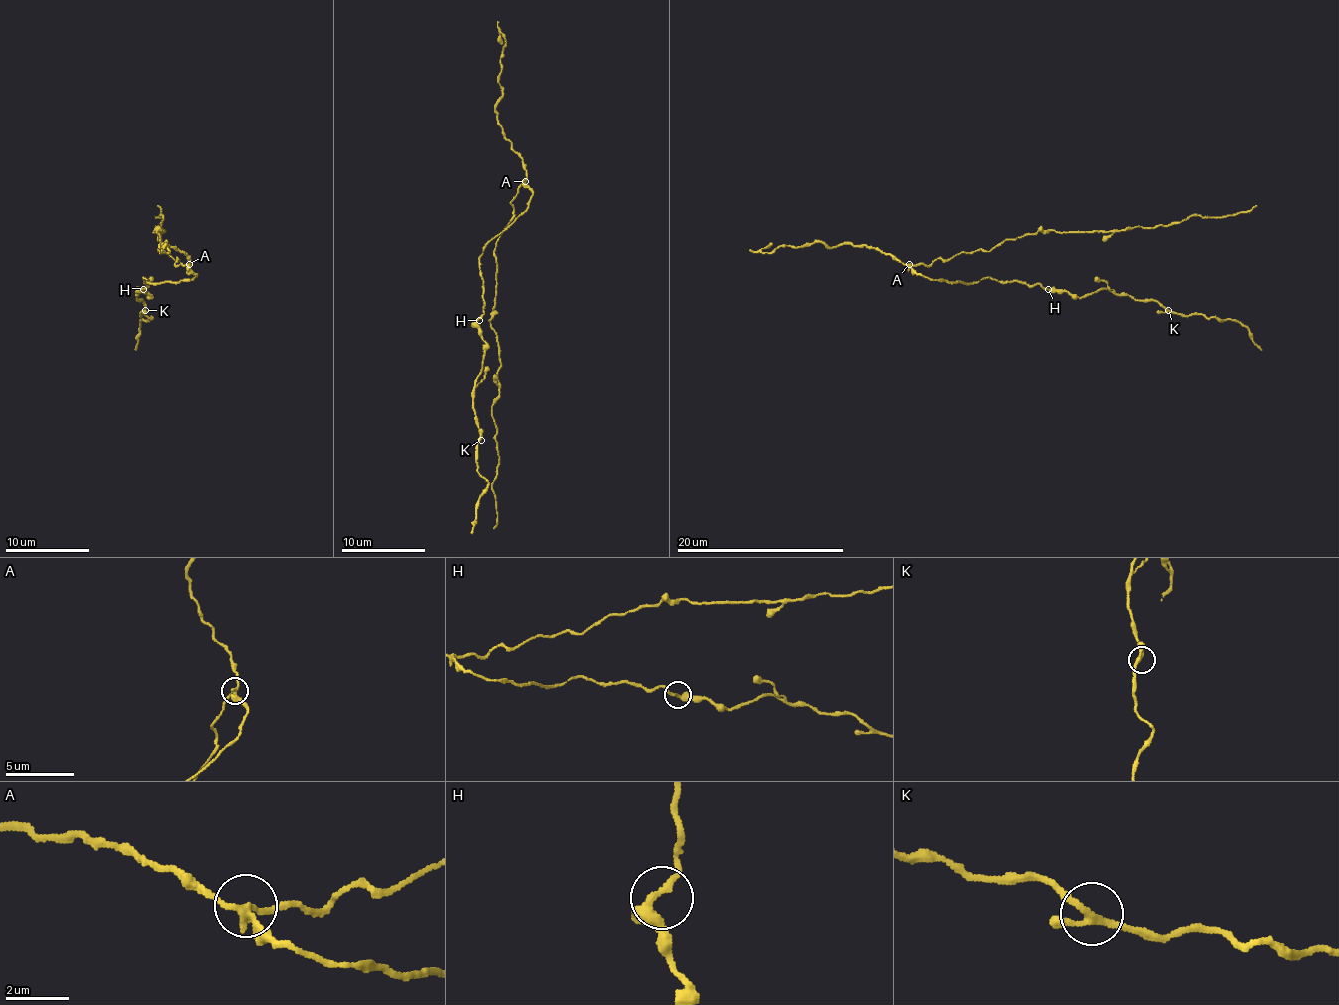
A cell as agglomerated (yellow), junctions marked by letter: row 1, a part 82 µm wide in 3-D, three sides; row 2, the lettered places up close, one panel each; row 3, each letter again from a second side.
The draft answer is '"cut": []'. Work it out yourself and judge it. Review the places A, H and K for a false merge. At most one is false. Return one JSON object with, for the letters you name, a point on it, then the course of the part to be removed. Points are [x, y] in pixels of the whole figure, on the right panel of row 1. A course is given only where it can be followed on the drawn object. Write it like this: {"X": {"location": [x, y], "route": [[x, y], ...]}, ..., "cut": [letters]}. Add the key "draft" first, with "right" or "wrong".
{"draft": "wrong", "A": {"location": [909, 264], "route": [[910, 263], [991, 251], [1050, 230], [1172, 226], [1191, 215], [1247, 213], [1256, 205]]}, "cut": ["A"]}

